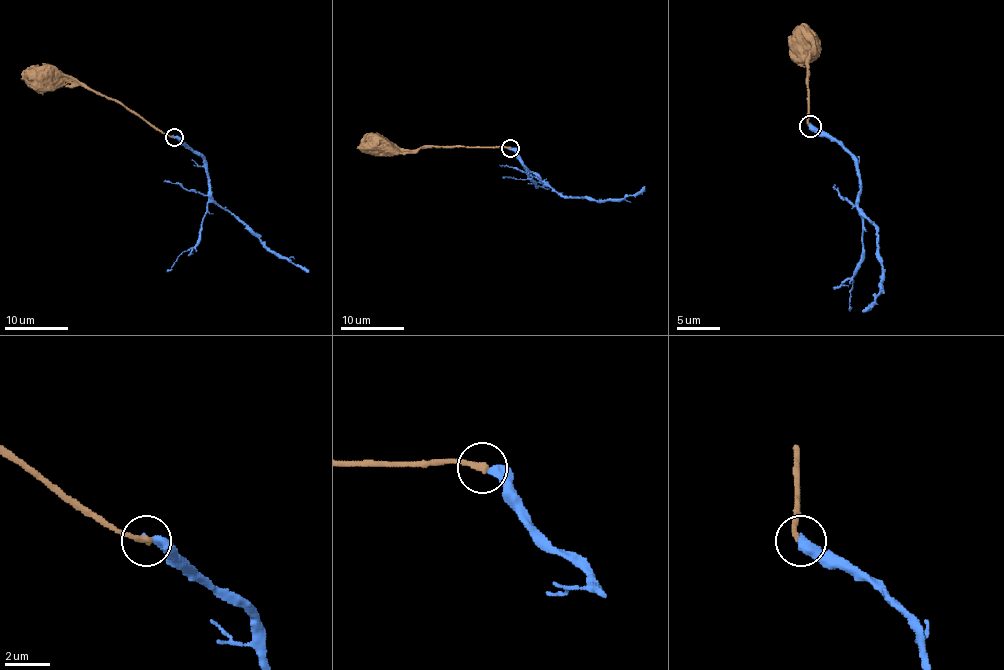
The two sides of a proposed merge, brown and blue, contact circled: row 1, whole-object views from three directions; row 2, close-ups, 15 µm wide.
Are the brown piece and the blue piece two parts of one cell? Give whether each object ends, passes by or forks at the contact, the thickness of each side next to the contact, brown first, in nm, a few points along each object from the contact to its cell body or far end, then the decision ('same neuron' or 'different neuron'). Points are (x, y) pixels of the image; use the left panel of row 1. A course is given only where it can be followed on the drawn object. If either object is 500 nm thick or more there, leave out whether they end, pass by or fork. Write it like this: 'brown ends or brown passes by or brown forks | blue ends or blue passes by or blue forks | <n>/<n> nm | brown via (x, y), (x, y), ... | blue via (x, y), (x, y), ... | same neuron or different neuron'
brown ends | blue ends | 280/340 nm | brown via (173, 138), (153, 128), (113, 100), (85, 89), (69, 78), (39, 76) | blue via (173, 138), (184, 142), (203, 160), (211, 197), (266, 246), (309, 272) | different neuron

